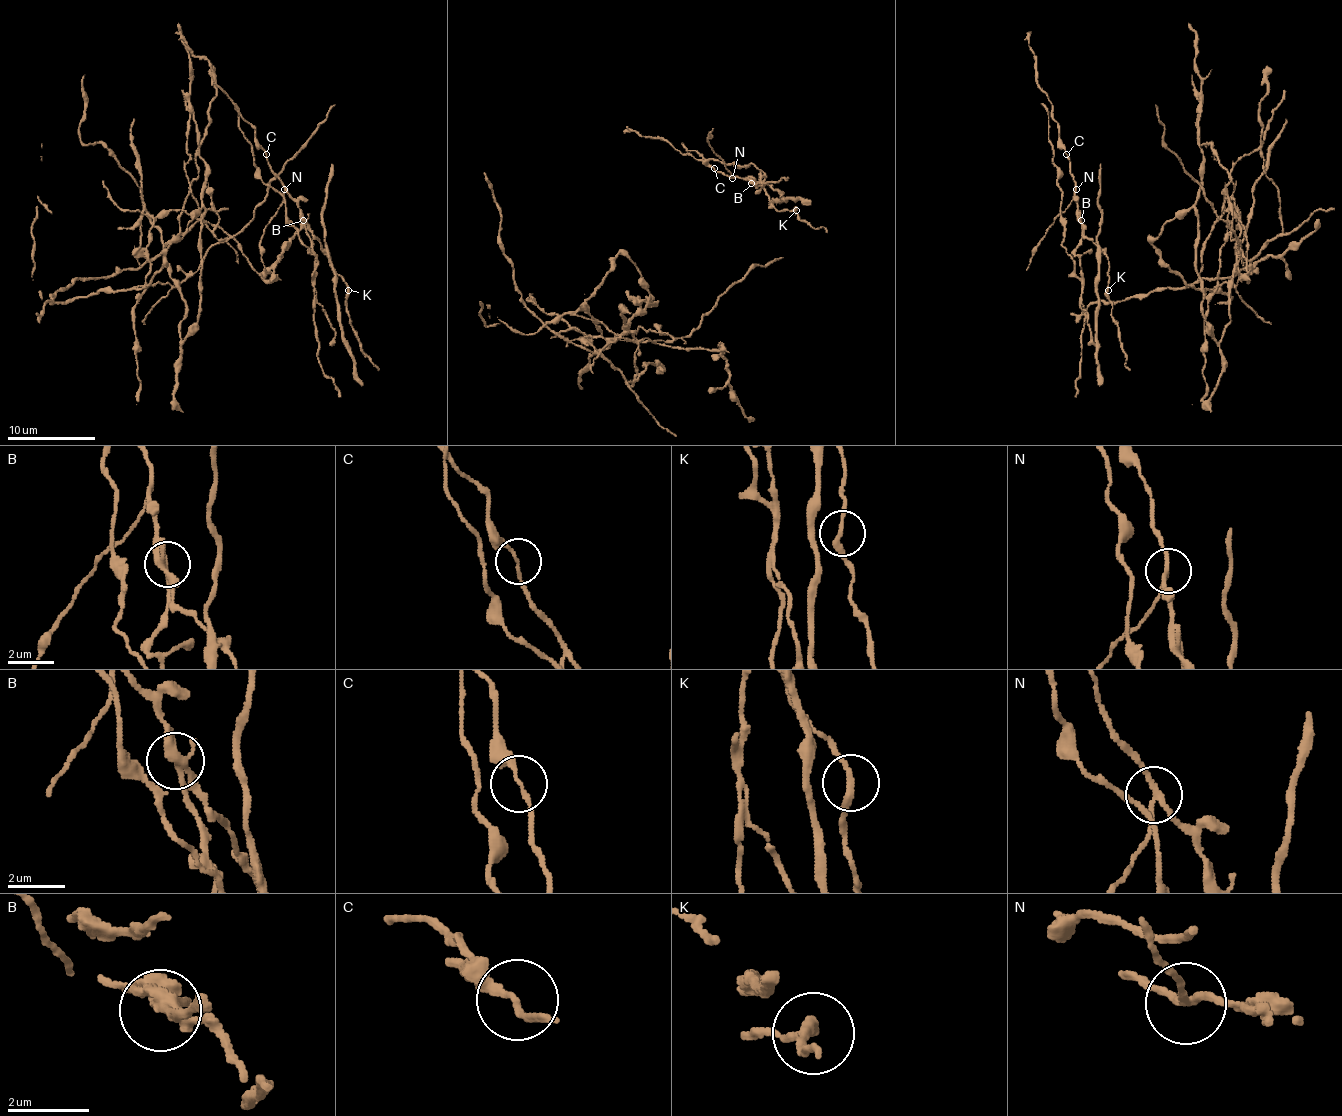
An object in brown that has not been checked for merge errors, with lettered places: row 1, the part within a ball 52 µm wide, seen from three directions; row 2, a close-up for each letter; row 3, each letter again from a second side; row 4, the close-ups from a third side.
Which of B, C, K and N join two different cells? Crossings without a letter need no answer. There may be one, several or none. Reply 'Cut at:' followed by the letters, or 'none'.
Cut at: B, N

